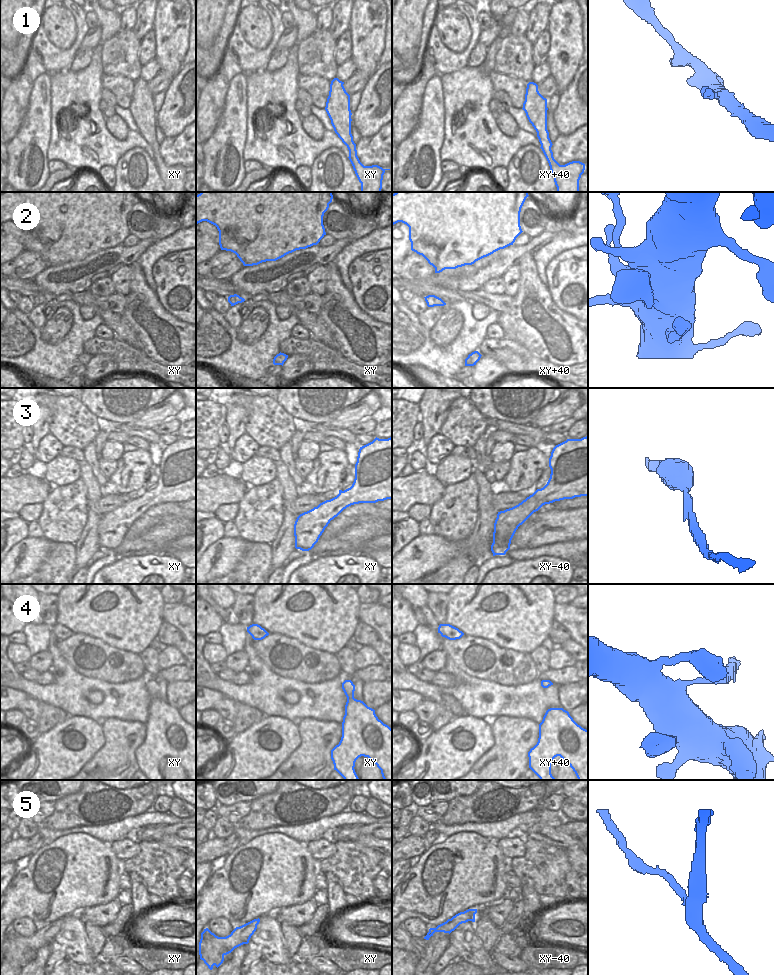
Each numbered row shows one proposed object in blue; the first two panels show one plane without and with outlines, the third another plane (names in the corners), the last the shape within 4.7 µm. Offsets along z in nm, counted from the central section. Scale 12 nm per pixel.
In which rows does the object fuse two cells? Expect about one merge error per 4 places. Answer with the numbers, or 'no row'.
4.

